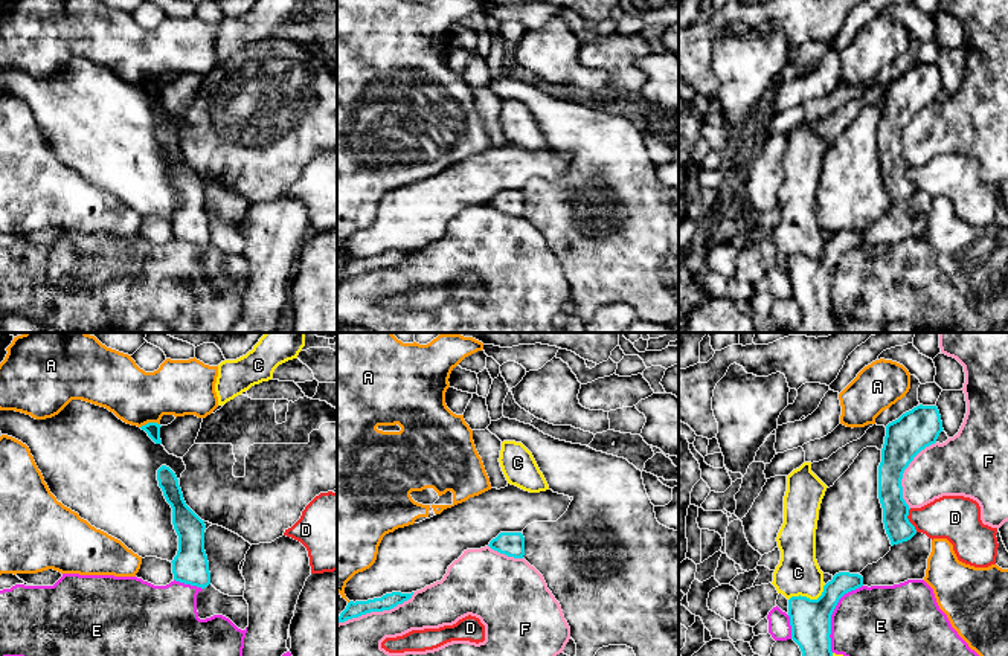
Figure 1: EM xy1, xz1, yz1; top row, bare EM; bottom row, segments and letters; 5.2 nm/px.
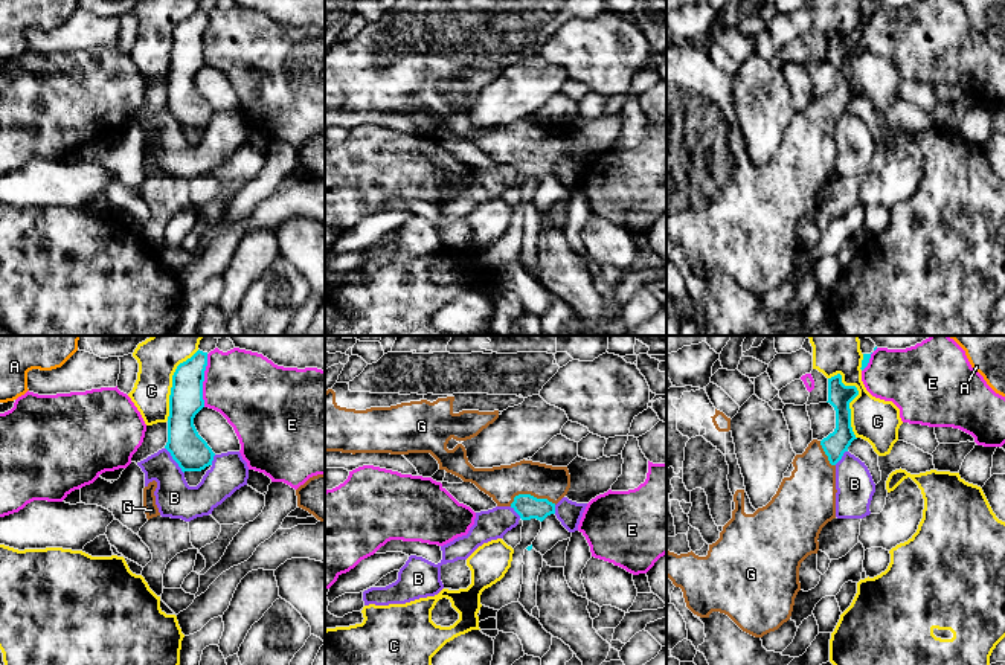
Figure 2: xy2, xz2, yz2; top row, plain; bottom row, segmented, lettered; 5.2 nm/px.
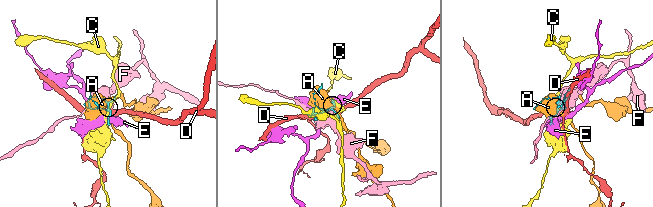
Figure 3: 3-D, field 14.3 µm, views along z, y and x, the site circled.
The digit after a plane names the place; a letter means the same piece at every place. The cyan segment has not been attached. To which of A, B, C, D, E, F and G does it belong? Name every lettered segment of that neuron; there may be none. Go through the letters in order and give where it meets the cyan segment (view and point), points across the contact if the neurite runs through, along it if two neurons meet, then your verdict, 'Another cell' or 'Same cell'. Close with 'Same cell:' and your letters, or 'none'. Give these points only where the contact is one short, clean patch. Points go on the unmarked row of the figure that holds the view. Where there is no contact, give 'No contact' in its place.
A: Touches cyan at xy1 (150, 81). Another cell
B: Touches cyan at xy2 (174, 118). Another cell
C: Touches cyan at yz2 (851, 58). Another cell
D: Touches cyan at yz1 (908, 179). Another cell
E: Touches cyan at yz1 (831, 272). Another cell
F: Touches cyan at xz1 (375, 269). Another cell
G: Touches cyan at xz2 (531, 154). Path across: xz2 (528, 165), (531, 154), (542, 139). Same cell
Same cell: G

